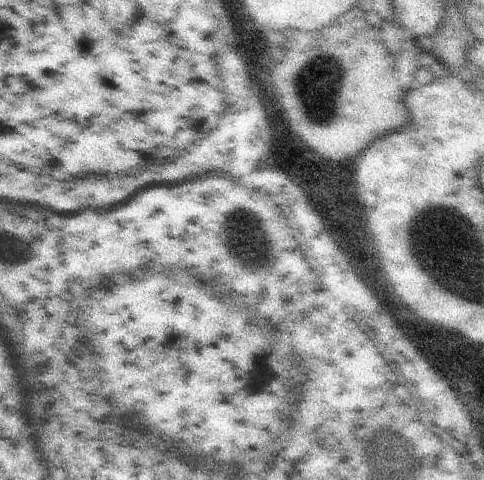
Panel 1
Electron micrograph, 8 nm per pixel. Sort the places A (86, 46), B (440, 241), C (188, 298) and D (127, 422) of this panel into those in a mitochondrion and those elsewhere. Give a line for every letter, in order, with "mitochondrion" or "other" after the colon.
A: mitochondrion
B: mitochondrion
C: other
D: other

